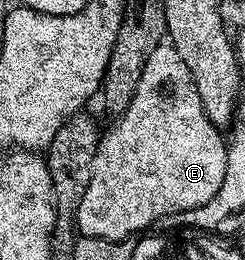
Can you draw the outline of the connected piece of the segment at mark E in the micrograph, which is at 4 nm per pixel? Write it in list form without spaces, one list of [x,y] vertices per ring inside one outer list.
[[[161,45],[148,58],[131,103],[115,123],[118,124],[98,140],[91,180],[80,203],[78,229],[83,236],[129,239],[153,228],[150,226],[157,219],[165,220],[181,211],[213,203],[224,185],[228,143],[225,138],[222,140],[223,132],[208,121],[200,93],[196,93],[196,81],[192,81],[188,65],[184,65],[174,47]]]

